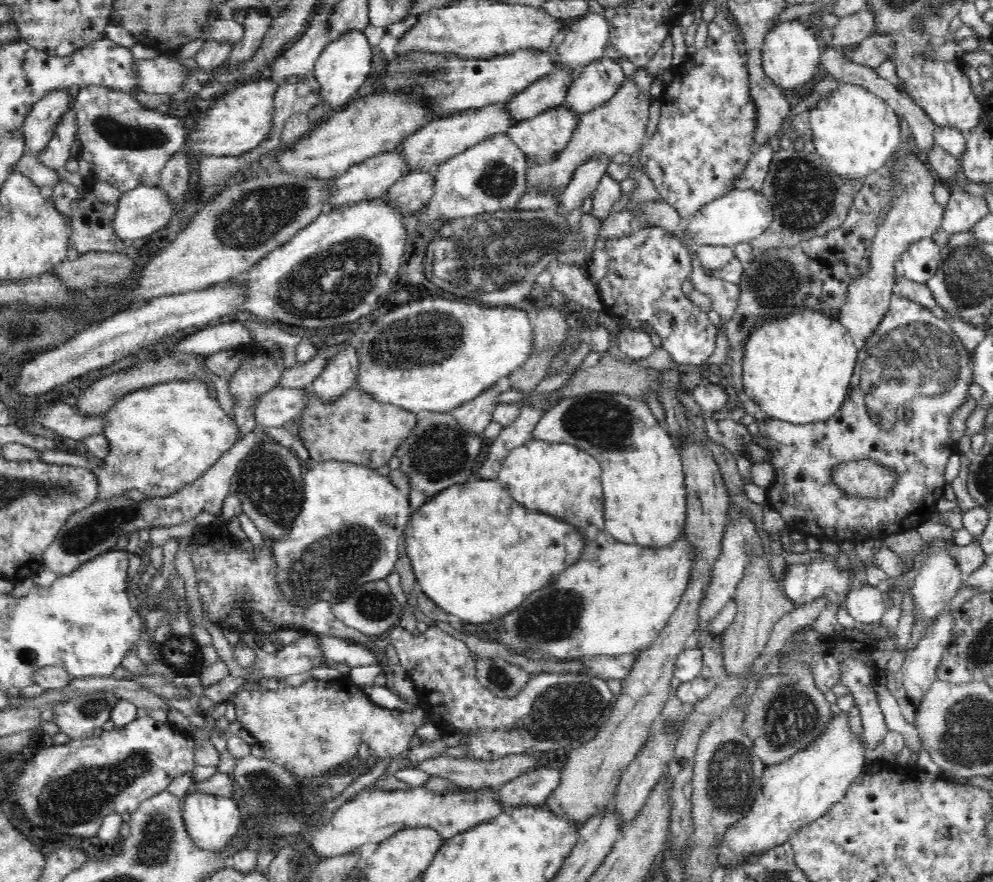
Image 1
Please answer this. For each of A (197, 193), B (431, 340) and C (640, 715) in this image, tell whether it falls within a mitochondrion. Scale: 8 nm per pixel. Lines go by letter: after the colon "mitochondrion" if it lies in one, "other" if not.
A: other
B: mitochondrion
C: other

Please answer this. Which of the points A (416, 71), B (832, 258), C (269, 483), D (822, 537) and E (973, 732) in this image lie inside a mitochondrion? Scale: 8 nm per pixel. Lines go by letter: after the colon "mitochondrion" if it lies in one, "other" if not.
A: mitochondrion
B: other
C: mitochondrion
D: other
E: mitochondrion

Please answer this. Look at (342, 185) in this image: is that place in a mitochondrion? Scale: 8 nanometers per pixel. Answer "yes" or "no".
no

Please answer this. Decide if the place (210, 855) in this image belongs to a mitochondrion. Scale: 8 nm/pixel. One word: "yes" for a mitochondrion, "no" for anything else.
no

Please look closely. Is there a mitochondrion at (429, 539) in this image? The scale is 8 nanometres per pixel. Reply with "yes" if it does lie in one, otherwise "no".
no

